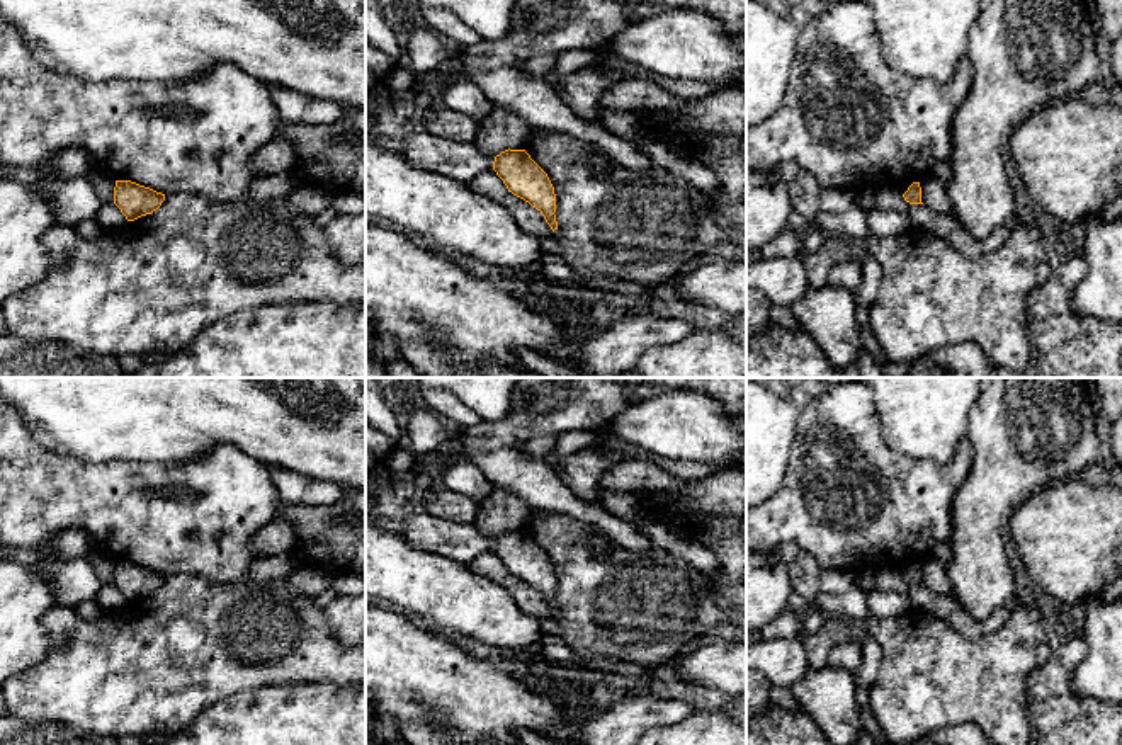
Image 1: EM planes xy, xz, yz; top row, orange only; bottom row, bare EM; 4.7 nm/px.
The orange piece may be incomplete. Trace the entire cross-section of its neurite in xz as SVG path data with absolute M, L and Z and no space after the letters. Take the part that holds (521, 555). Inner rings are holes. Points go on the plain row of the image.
M425 512L411 514L393 526L411 546L468 565L490 546L508 573L536 589L558 611L556 575L547 554L525 531L505 531L495 539L483 536L473 524L462 526Z

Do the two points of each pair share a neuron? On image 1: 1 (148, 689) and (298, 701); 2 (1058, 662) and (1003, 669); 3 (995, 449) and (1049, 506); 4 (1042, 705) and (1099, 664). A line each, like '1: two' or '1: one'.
1: two
2: two
3: two
4: two

